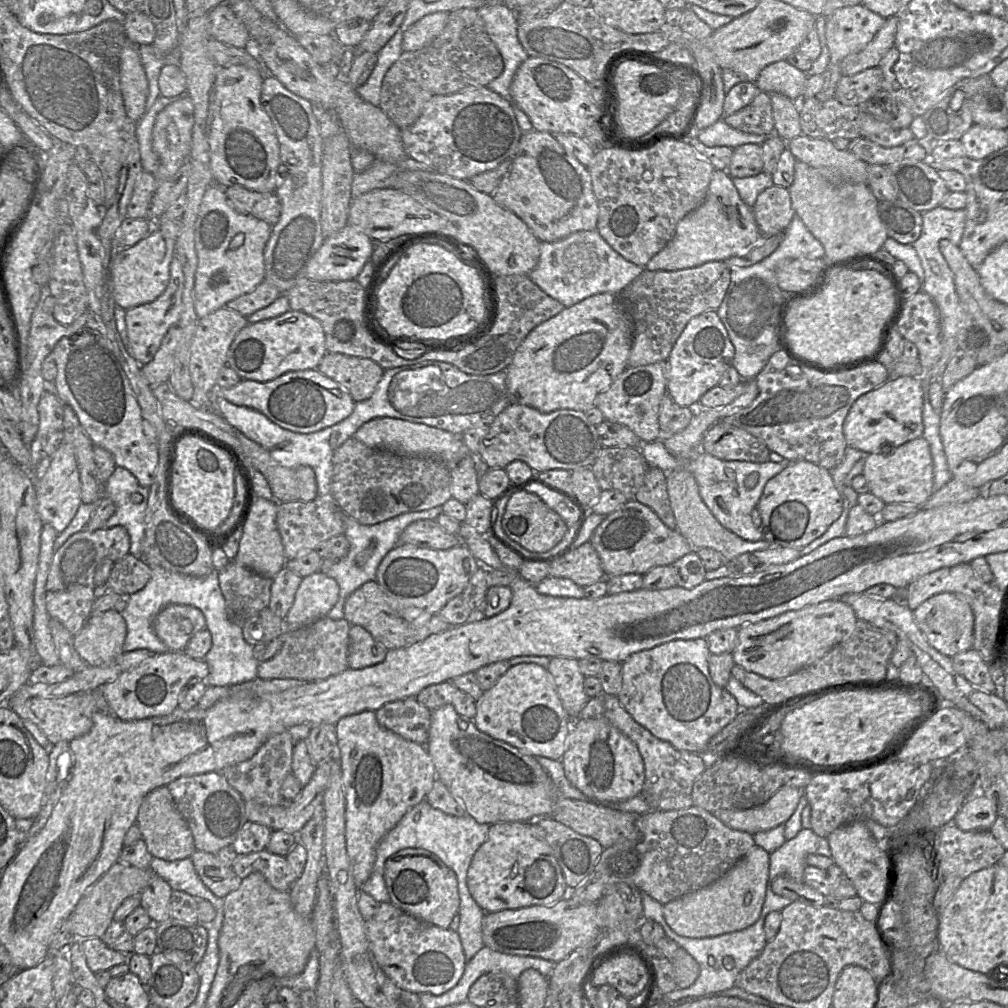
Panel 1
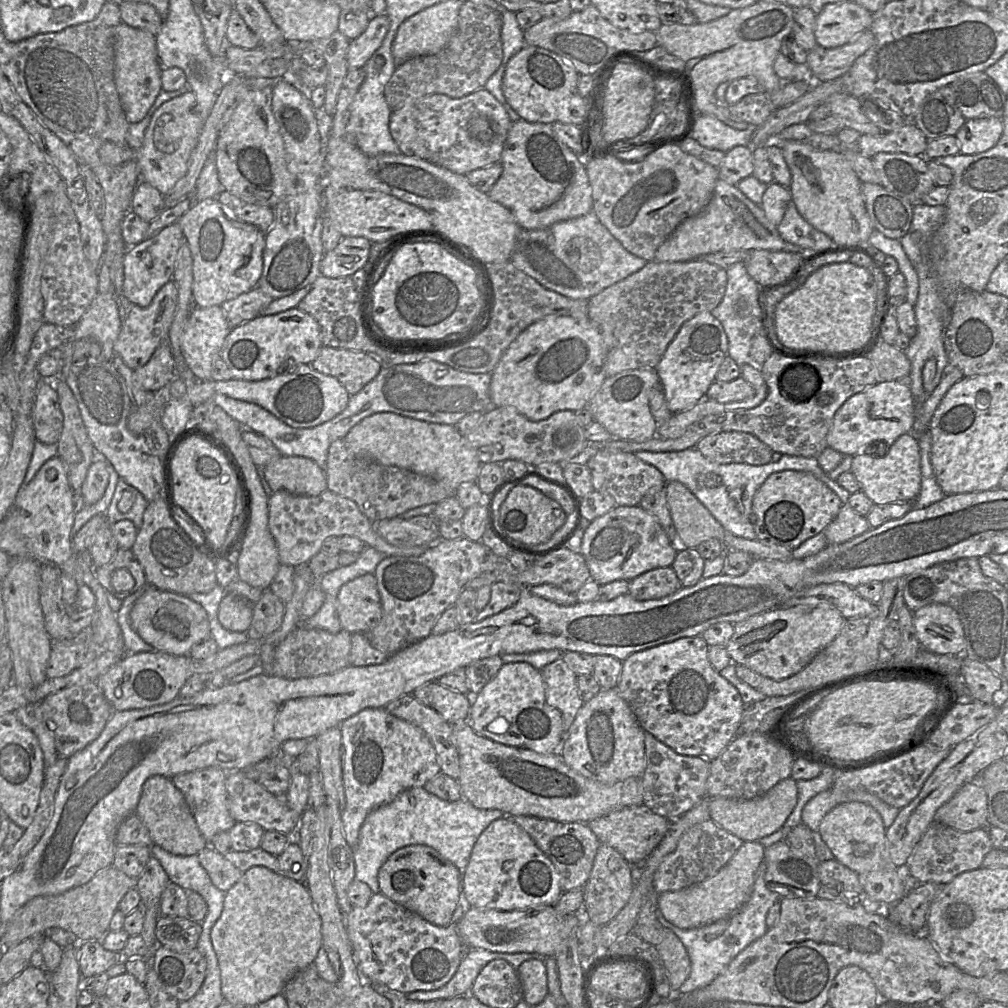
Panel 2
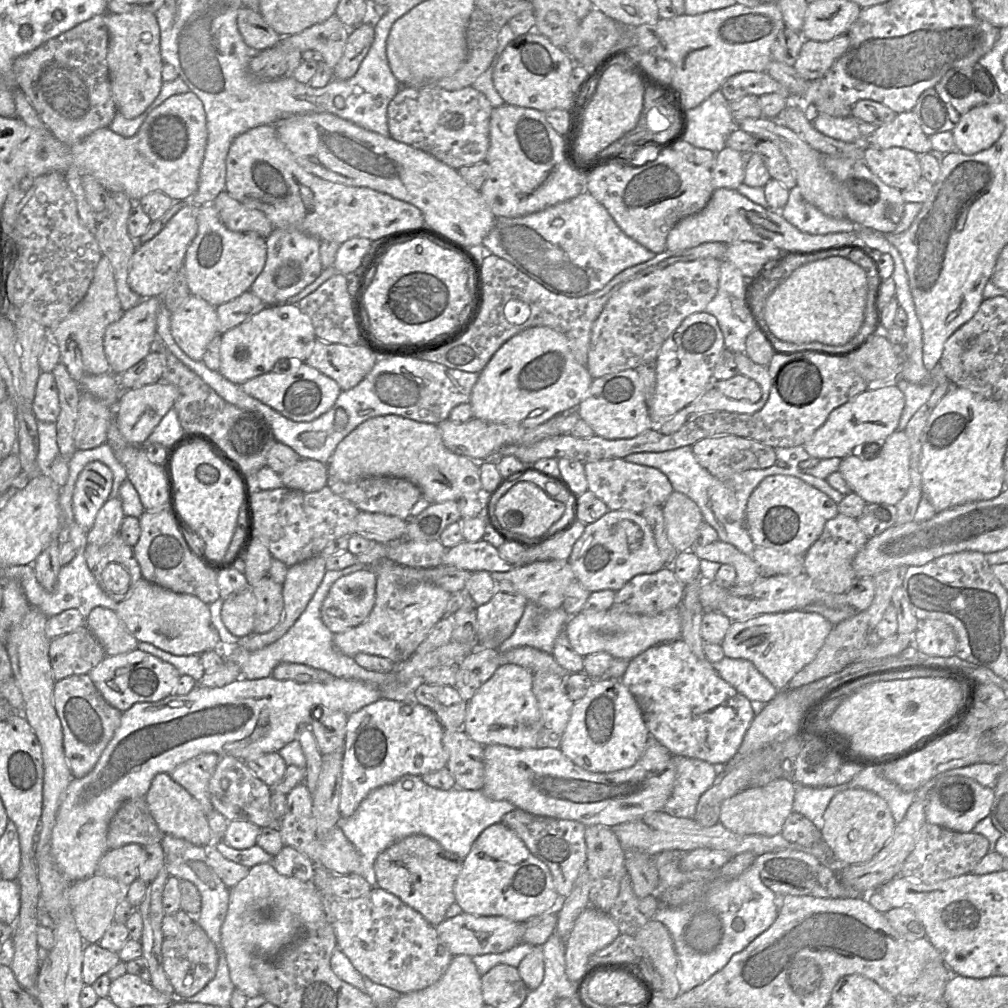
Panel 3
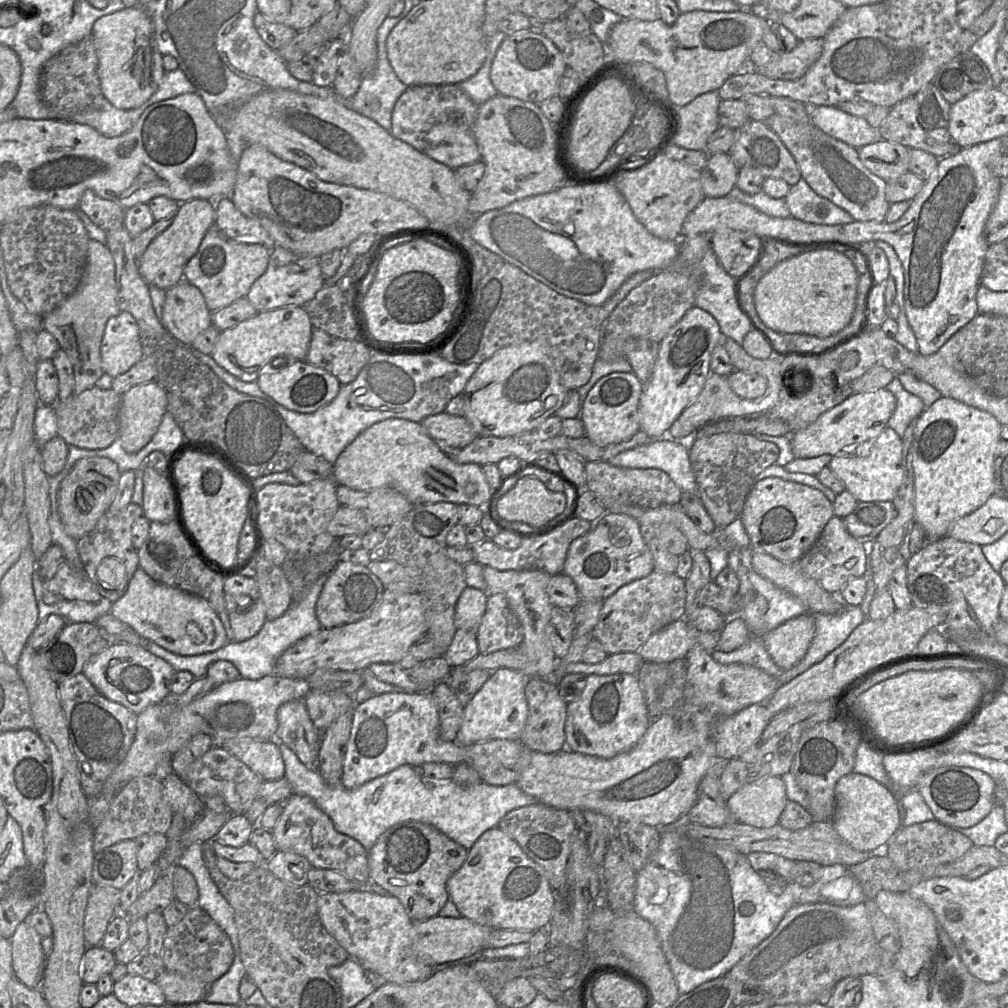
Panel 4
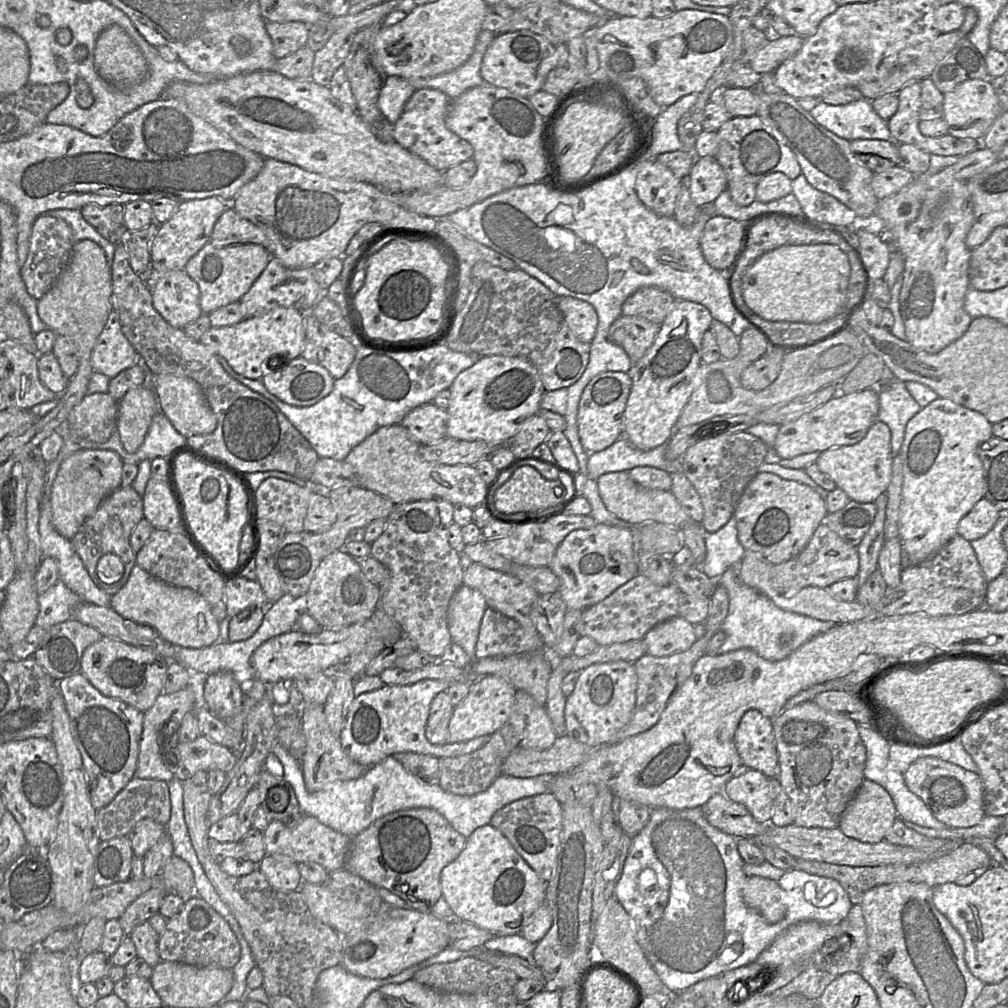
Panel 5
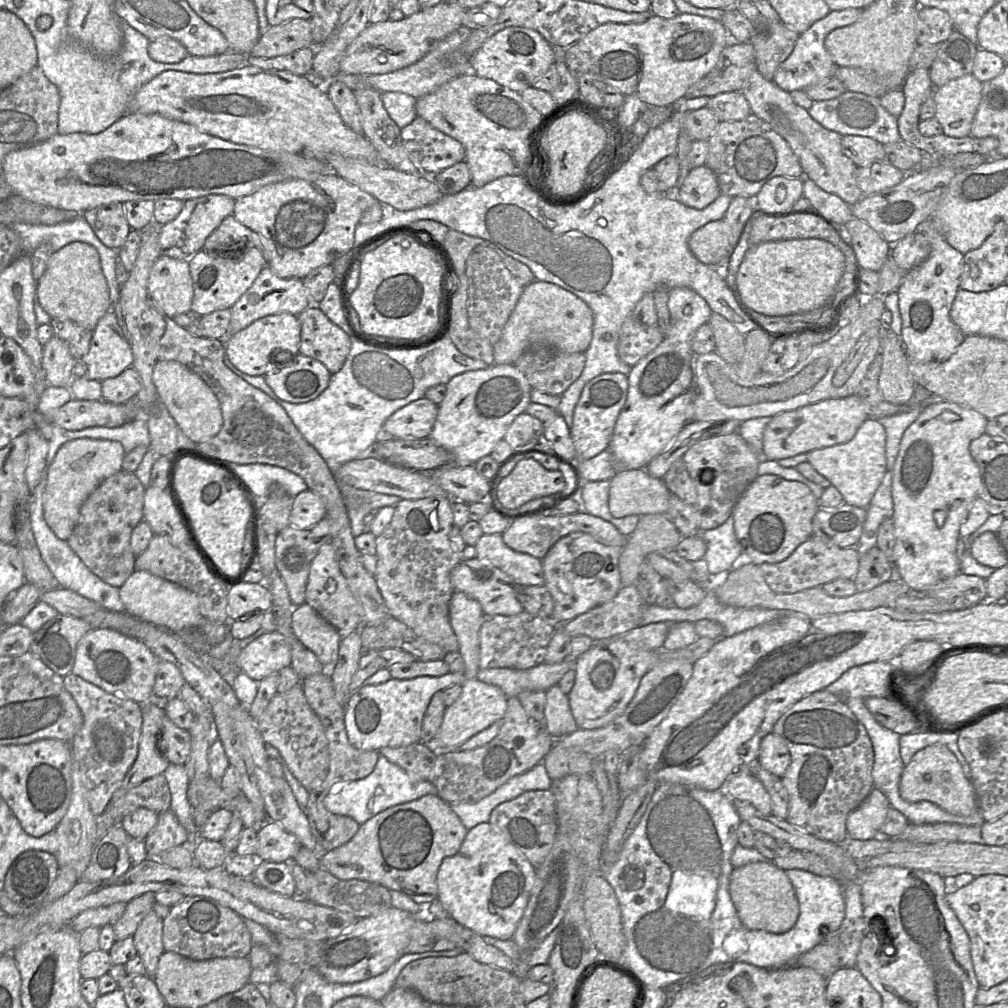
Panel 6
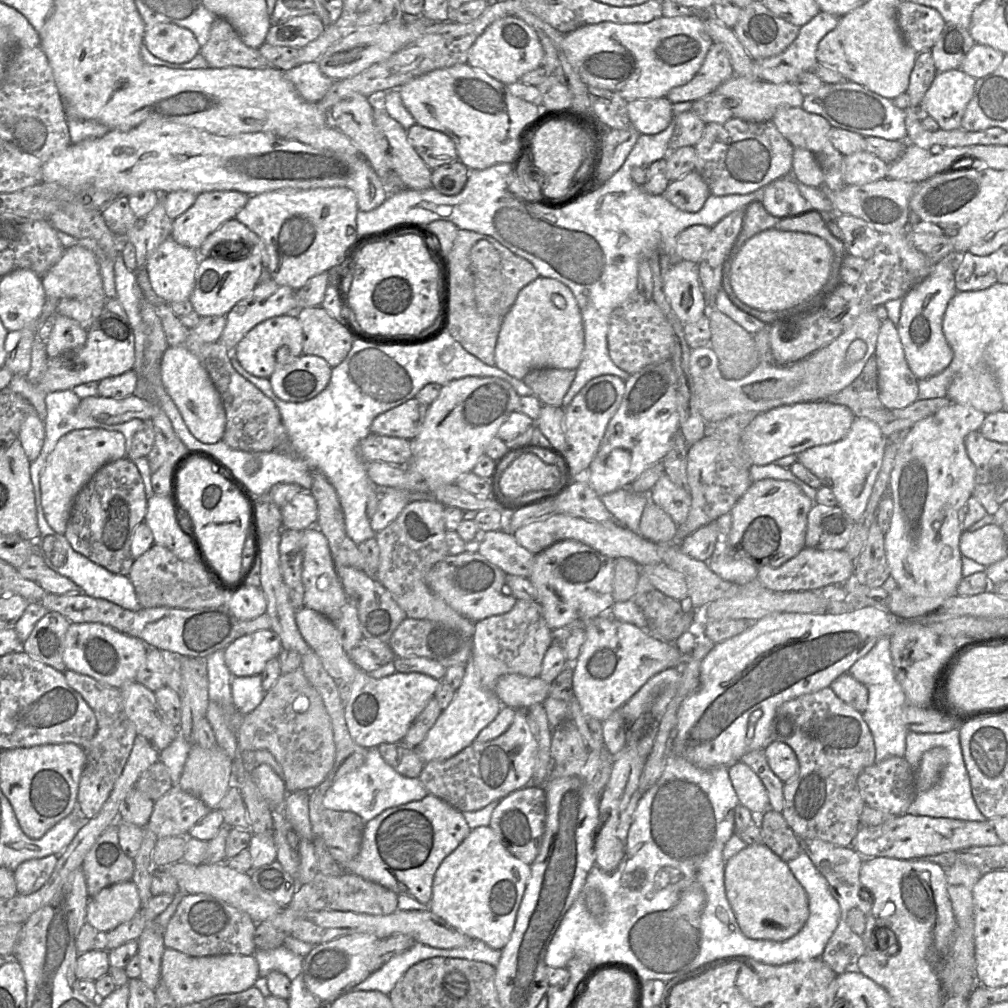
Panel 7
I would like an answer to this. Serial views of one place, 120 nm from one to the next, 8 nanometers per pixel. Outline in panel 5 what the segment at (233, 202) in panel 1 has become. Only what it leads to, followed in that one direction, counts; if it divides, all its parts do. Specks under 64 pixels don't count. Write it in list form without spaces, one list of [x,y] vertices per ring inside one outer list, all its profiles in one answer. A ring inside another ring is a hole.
[[[230,205],[215,223],[209,242],[216,247],[228,247],[228,242],[223,241],[259,244],[269,249],[269,241],[264,232],[240,216]]]

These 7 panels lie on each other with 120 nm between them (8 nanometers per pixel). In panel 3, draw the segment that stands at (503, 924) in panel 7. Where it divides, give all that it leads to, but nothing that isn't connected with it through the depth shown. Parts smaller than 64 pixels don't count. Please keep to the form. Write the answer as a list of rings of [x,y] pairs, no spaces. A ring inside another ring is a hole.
[[[502,822],[486,828],[476,839],[454,884],[455,902],[463,912],[476,916],[501,916],[515,922],[528,919],[558,908],[561,897],[555,890],[548,866],[535,857],[525,843]]]

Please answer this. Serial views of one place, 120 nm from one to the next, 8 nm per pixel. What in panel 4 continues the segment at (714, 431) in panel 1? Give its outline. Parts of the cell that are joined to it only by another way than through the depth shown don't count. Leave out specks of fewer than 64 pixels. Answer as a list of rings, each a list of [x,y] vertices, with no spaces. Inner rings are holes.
[[[721,433],[690,438],[689,459],[697,482],[697,494],[716,525],[723,529],[739,517],[755,484],[755,477],[776,463],[779,448],[772,442],[758,439],[754,434]]]

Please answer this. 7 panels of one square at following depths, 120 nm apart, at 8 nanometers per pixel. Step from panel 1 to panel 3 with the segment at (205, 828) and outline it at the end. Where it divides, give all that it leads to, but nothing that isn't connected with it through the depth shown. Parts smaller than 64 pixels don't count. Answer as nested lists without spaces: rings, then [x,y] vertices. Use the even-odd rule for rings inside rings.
[[[203,753],[178,765],[169,776],[185,788],[201,805],[205,815],[214,808],[210,801],[209,781],[218,764],[220,756]]]

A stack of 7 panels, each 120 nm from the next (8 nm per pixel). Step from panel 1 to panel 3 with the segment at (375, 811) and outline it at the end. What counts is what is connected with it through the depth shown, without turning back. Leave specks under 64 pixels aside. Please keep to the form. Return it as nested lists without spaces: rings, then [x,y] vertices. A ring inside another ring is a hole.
[[[380,698],[348,715],[343,747],[339,812],[342,818],[352,816],[360,803],[375,789],[391,784],[405,775],[423,776],[446,767],[448,753],[443,747],[444,728],[435,713],[413,699],[395,701]]]

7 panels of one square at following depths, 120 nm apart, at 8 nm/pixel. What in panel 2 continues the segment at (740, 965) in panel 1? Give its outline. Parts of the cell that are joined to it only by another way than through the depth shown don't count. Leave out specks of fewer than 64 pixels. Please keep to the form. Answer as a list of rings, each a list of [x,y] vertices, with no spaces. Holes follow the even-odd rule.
[[[763,861],[757,871],[752,894],[748,901],[730,917],[711,924],[692,929],[681,929],[670,923],[657,909],[658,921],[664,928],[671,930],[685,946],[690,961],[691,971],[685,982],[674,993],[688,994],[711,983],[726,970],[730,962],[749,944],[762,937],[768,930],[766,916],[768,910],[782,897],[770,890],[765,881],[766,864]]]

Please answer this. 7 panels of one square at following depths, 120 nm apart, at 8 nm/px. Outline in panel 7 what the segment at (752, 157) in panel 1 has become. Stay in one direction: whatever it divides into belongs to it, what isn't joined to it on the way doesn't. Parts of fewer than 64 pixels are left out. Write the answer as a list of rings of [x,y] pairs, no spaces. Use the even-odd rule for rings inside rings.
[[[694,170],[678,180],[670,181],[663,195],[678,209],[696,213],[702,209],[711,192]]]

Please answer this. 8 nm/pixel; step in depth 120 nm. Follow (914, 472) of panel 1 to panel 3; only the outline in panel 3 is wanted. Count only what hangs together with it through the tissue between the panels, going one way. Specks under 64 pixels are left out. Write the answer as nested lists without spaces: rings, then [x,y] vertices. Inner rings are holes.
[[[896,430],[888,436],[884,443],[878,442],[873,447],[873,459],[863,459],[857,454],[851,454],[842,459],[838,472],[846,480],[852,492],[859,495],[867,504],[896,505],[906,494],[910,483],[910,441],[905,431]]]

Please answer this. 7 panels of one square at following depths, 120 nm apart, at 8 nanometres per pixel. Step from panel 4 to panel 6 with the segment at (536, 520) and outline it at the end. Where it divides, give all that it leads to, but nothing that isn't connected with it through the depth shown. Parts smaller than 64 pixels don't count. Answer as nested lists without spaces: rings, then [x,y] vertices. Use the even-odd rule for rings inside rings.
[[[525,457],[515,462],[509,473],[497,482],[491,481],[491,495],[487,502],[492,509],[513,512],[522,504],[564,489],[565,479],[560,471],[550,471],[536,459]]]

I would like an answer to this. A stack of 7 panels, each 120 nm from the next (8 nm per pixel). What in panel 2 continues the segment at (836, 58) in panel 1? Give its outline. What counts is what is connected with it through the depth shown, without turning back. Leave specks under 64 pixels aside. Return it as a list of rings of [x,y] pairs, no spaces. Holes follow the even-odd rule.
[[[854,1],[830,3],[816,15],[816,42],[823,48],[836,48],[870,29],[871,24],[872,13]]]

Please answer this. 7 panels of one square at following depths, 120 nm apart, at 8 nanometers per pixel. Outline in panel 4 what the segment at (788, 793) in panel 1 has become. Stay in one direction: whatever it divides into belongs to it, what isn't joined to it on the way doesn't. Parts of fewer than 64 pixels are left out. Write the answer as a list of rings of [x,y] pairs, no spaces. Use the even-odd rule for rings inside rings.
[[[769,776],[741,787],[727,799],[727,807],[736,822],[770,828],[779,823],[787,802],[782,778]]]

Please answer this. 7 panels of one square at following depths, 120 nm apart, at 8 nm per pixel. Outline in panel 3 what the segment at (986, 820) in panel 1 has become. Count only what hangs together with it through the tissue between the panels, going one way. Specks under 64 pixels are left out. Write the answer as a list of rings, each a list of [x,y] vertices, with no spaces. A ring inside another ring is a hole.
[[[964,776],[935,777],[935,785],[927,794],[926,822],[957,832],[972,832],[975,825],[988,816],[994,800],[992,788]]]

